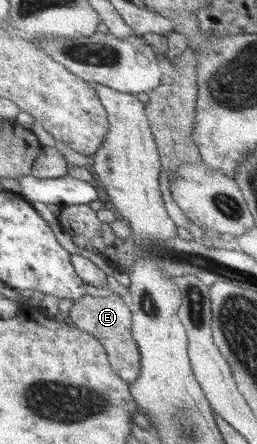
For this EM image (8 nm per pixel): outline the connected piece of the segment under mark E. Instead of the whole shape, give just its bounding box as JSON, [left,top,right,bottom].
[69,293,142,384]

